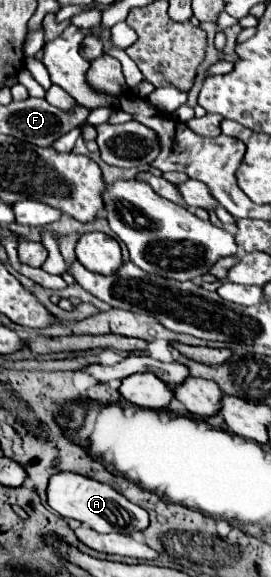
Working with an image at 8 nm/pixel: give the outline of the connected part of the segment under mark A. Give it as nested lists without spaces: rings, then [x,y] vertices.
[[[59,472],[51,476],[49,486],[47,486],[47,504],[61,516],[73,518],[83,522],[85,526],[93,528],[95,532],[119,532],[119,534],[133,534],[143,532],[149,526],[149,514],[129,502],[125,496],[121,496],[115,488],[109,484],[101,484],[93,478],[87,476],[77,476],[73,472]]]

